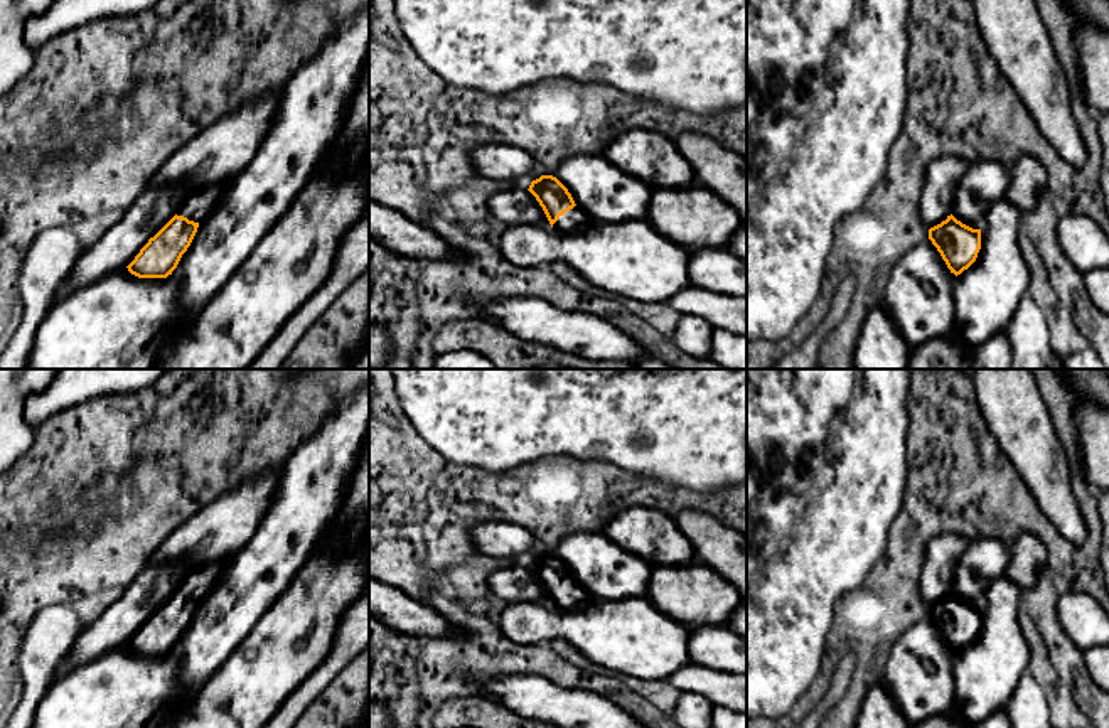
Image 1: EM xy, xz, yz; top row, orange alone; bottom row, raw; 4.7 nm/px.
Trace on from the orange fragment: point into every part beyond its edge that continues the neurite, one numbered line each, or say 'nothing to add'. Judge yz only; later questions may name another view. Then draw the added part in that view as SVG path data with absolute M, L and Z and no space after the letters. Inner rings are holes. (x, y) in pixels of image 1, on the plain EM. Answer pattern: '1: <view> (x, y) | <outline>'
nothing to add

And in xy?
1: xy (198, 582) | M231 556L224 561L189 570L175 592L201 602L214 588L217 576L228 566L229 559Z

